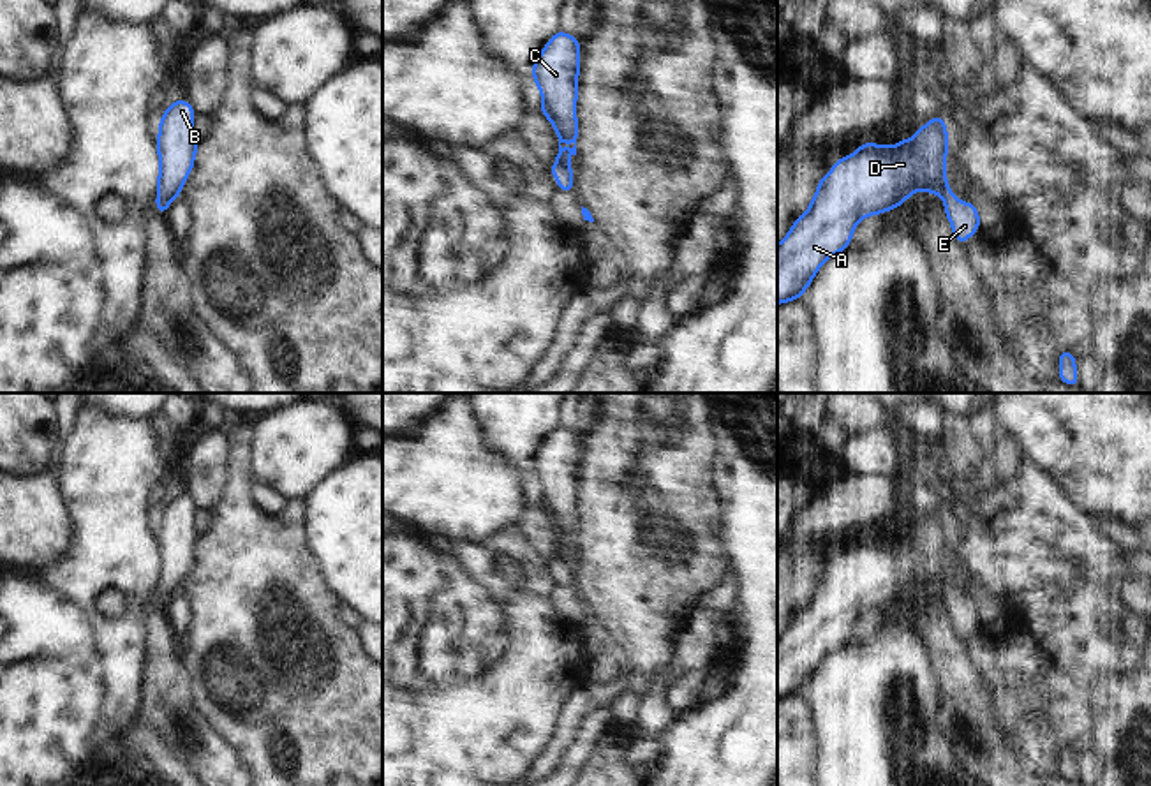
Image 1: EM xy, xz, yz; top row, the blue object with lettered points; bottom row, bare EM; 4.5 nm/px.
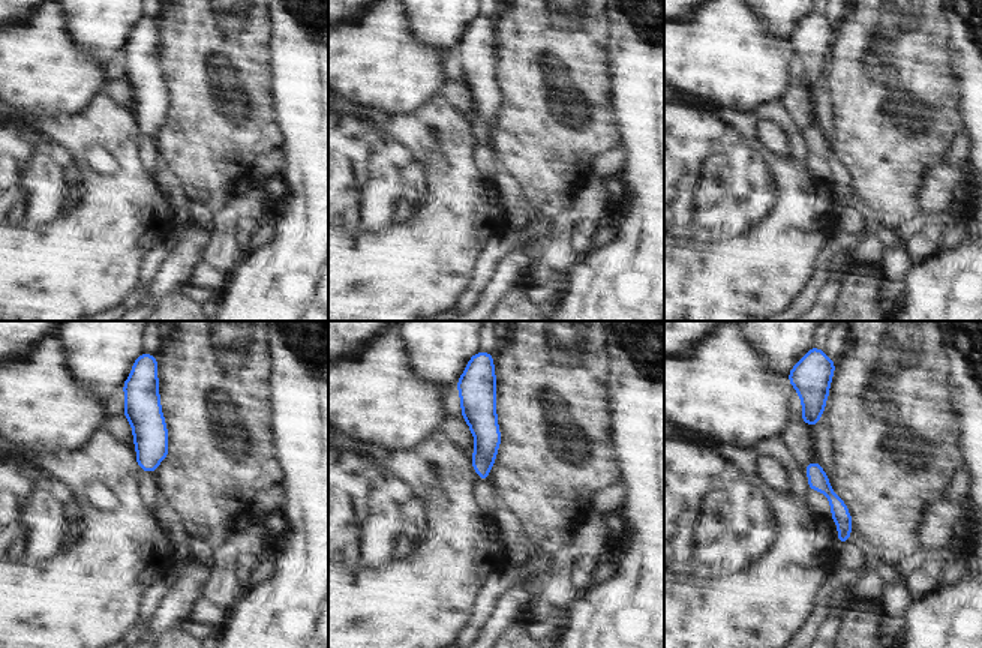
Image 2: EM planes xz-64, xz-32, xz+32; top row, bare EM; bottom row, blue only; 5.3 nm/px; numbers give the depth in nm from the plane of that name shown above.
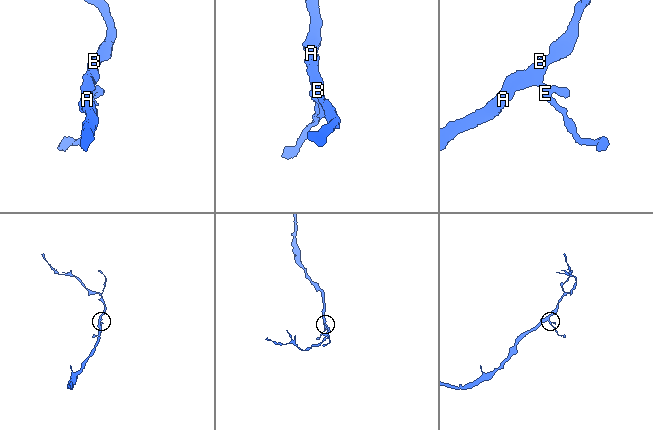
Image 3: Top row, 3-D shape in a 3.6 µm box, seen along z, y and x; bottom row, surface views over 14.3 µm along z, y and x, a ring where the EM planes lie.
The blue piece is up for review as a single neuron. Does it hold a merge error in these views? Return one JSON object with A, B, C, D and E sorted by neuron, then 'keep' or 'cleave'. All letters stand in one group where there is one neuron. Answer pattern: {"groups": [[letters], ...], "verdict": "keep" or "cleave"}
{"groups": [["A", "B", "C", "D", "E"]], "verdict": "keep"}

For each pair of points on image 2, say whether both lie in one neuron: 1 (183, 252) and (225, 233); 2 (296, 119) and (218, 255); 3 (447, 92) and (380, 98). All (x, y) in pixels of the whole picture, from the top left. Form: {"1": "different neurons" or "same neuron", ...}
{"1": "different neurons", "2": "different neurons", "3": "different neurons"}

